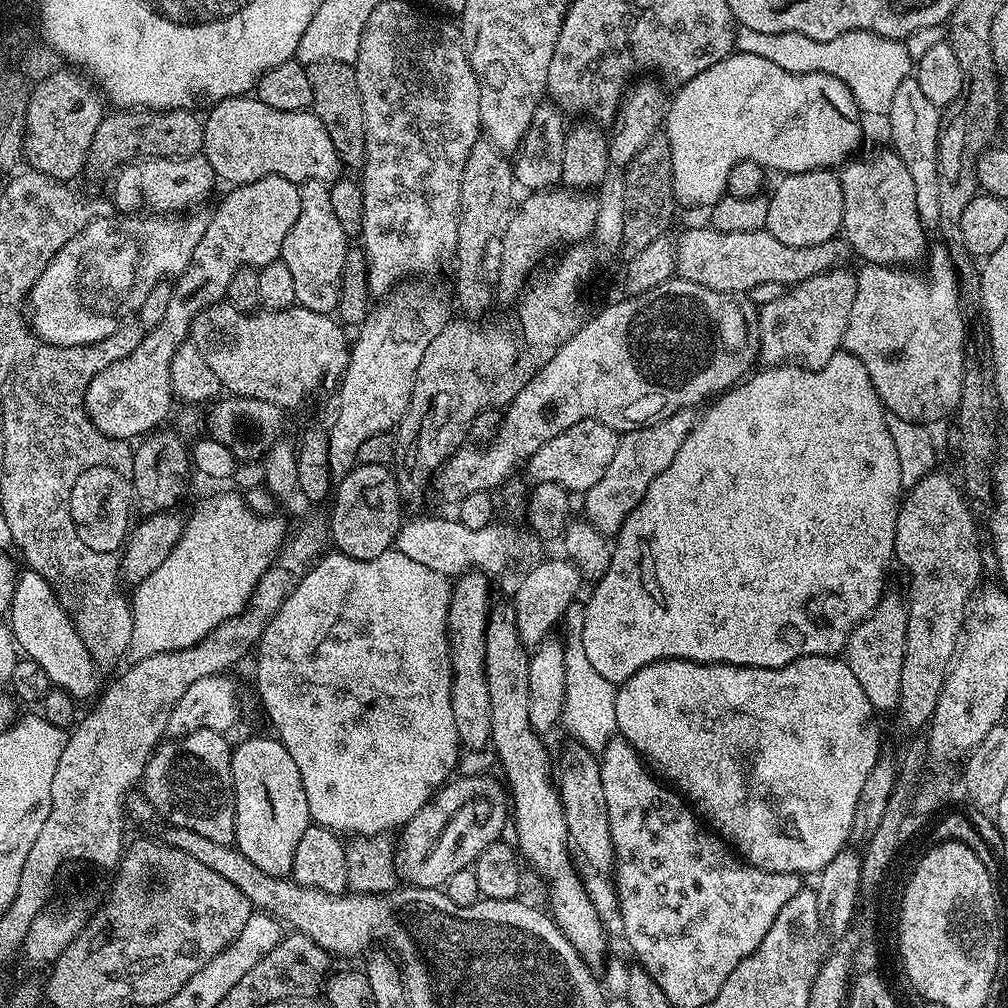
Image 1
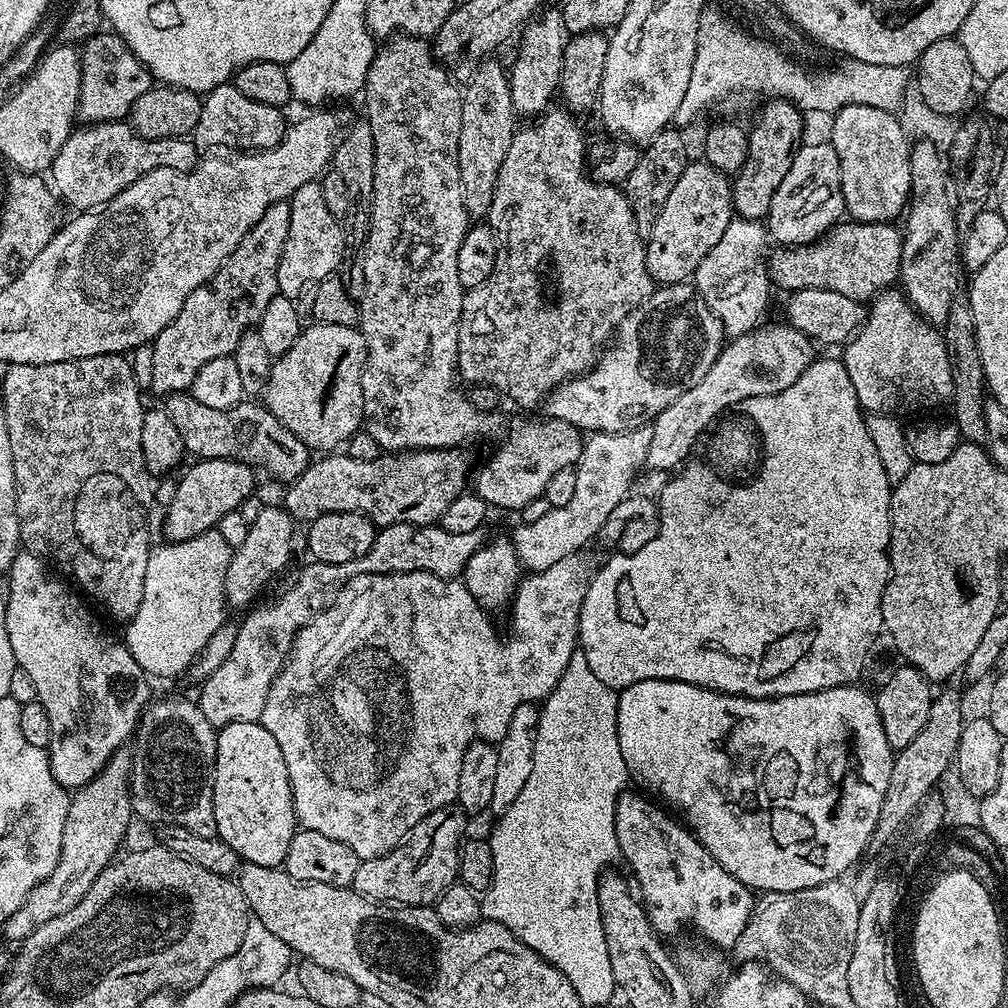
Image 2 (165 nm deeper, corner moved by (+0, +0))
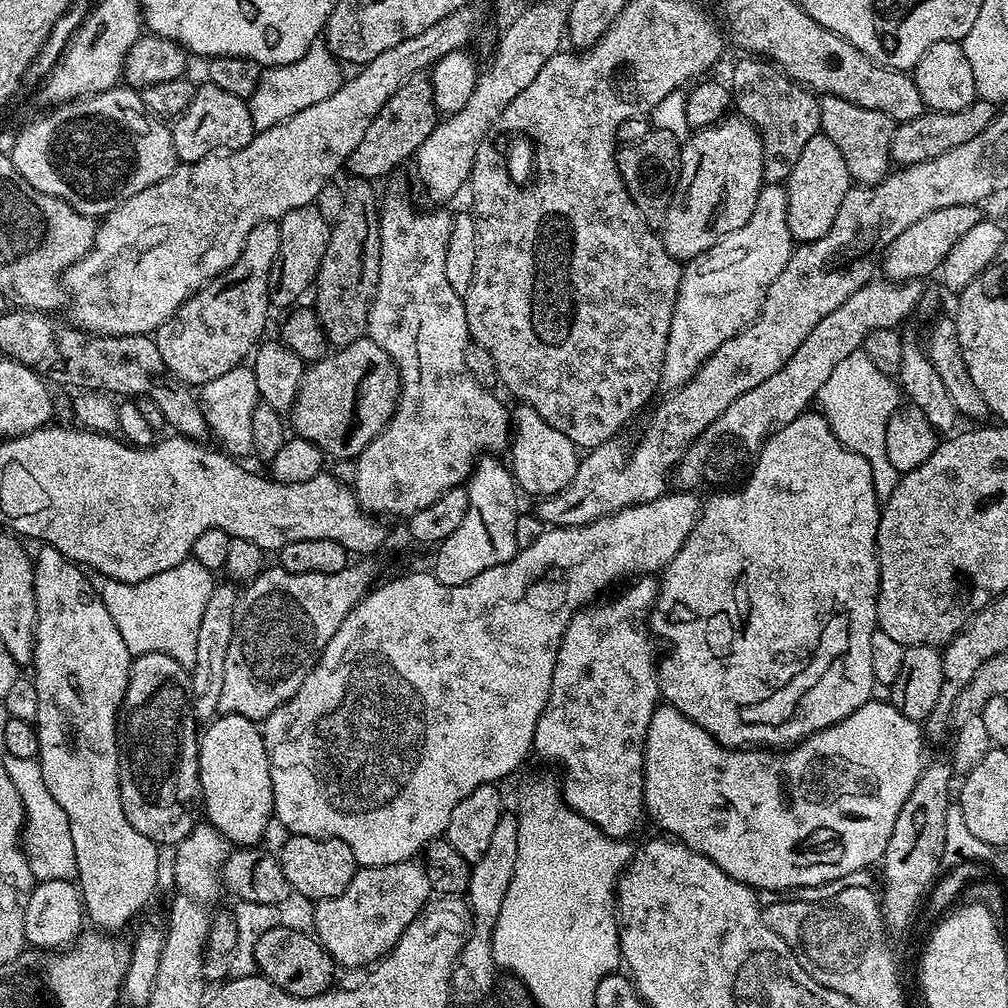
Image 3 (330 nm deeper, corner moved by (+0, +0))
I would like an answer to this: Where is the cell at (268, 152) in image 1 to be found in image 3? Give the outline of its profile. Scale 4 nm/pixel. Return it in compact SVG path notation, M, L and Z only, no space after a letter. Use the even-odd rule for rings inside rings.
M207 82L197 87L190 106L186 106L184 113L175 117L171 130L176 159L180 162L199 160L201 156L207 156L217 150L241 148L252 141L258 131L250 118L246 100L234 94L226 94L226 90L218 90L218 86Z

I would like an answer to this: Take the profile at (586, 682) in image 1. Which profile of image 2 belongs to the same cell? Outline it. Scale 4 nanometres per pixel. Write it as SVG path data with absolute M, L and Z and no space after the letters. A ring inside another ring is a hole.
M575 652L558 678L558 686L545 698L534 738L534 766L522 794L506 811L499 813L496 829L487 837L494 858L491 886L481 897L481 915L506 926L531 949L554 965L574 986L581 1005L608 1003L617 986L614 982L606 936L598 907L597 884L601 872L621 859L616 833L616 799L630 784L626 758L618 746L616 711L618 696L598 682L584 653Z

